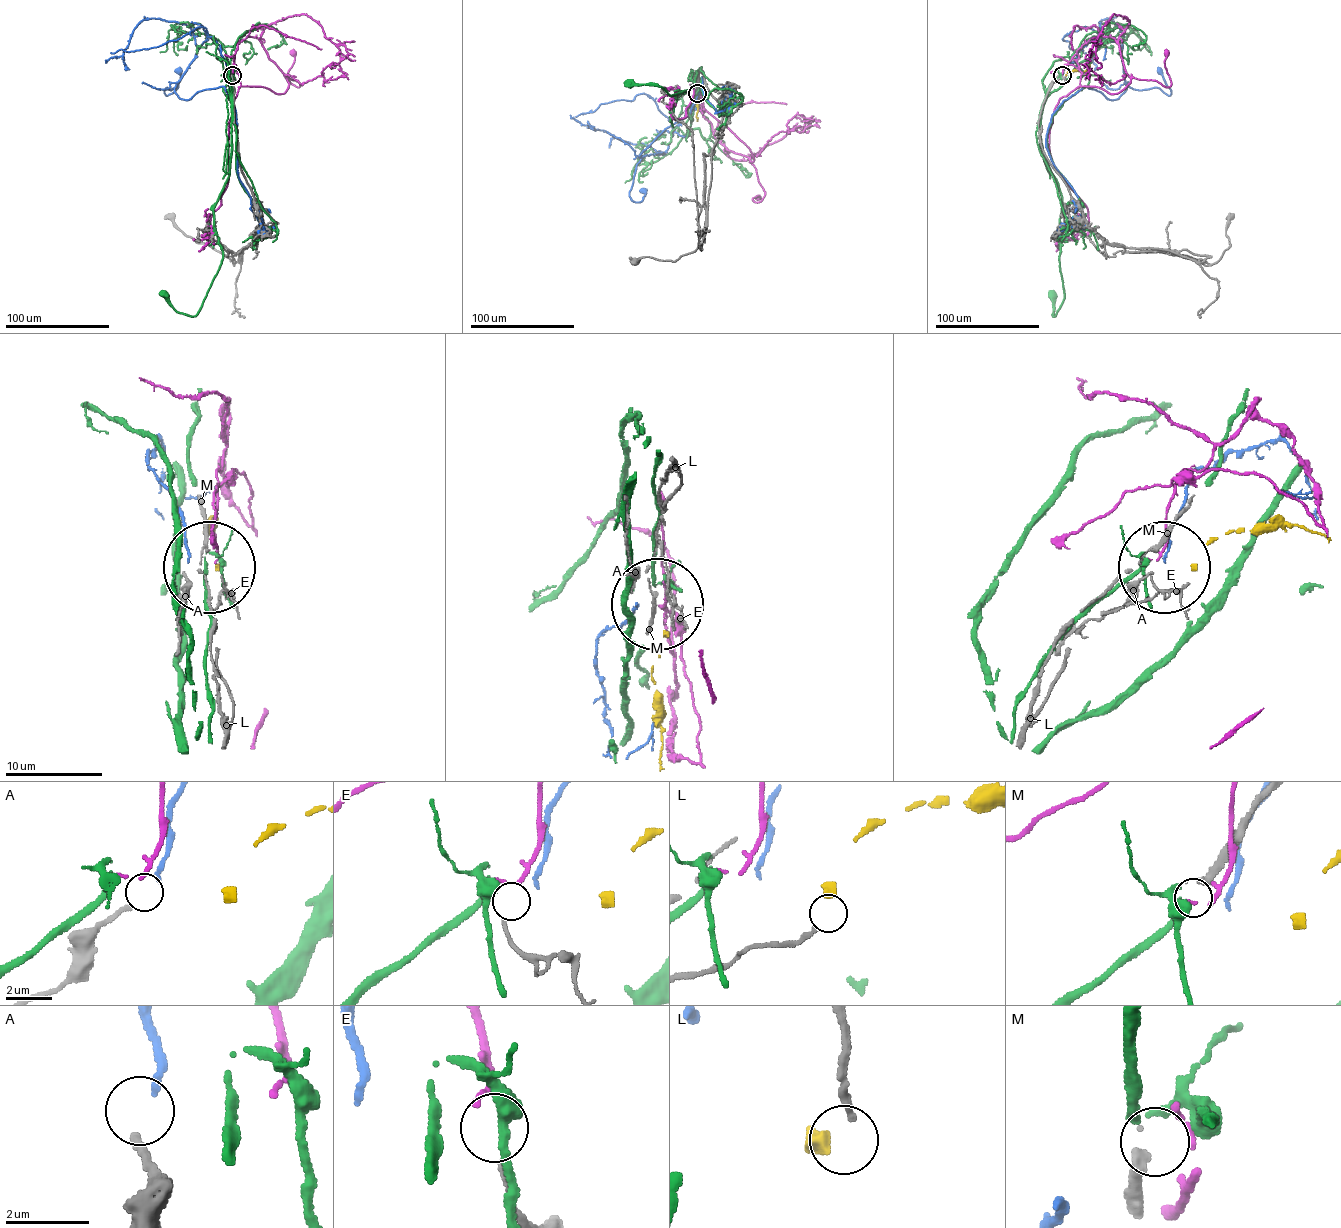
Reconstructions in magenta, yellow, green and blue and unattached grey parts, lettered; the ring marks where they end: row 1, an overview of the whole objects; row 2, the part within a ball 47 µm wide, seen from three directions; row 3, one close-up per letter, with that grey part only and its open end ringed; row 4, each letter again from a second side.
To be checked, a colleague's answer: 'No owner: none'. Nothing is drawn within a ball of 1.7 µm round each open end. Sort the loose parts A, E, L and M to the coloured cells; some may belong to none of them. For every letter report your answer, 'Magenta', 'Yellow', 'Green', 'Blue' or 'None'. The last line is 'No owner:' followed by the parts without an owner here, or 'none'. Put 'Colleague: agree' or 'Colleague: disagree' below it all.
A: None
E: Magenta
L: Yellow
M: Green
No owner: A
Colleague: disagree

